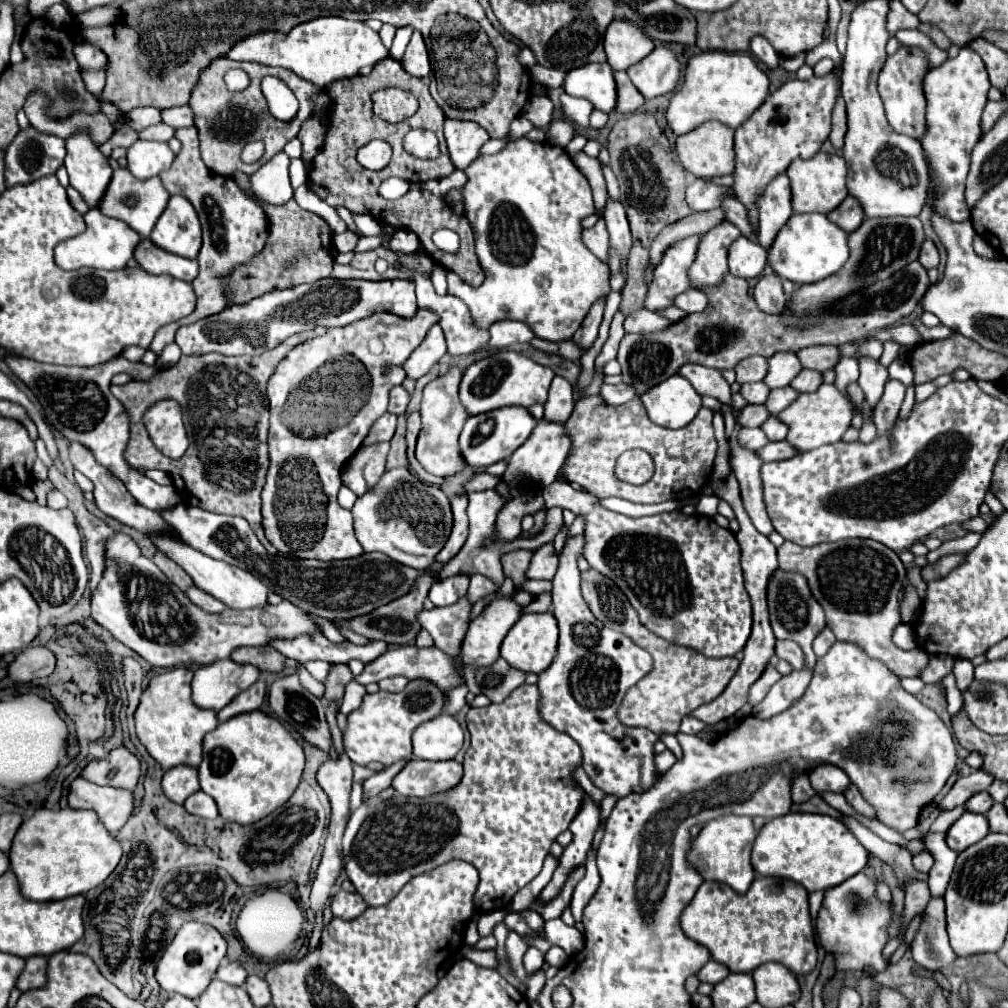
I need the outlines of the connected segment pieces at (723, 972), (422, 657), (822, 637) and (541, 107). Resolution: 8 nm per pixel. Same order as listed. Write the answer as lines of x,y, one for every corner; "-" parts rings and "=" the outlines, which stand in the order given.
710,960
710,962
698,972
700,980
702,980
702,982
710,982
710,984
722,982
728,974
730,974
730,970
728,970
724,964
718,964
718,962
714,962
714,960
=
398,646
398,648
390,648
384,656
380,656
378,660
370,662
364,666
364,672
356,678
360,684
370,684
370,682
380,682
384,678
392,678
392,676
404,676
408,680
416,680
416,678
422,678
422,680
430,680
432,684
438,684
438,688
442,690
450,690
450,688
456,688
458,684
462,684
462,676
456,676
456,670
452,666
452,660
440,652
438,648
426,648
426,650
420,650
416,646
=
824,628
818,634
818,638
814,640
814,652
816,652
816,656
824,656
834,642
836,642
836,636
832,634
832,630
830,628
=
532,96
523,108
522,115
526,116
534,128
546,128
552,120
554,104
548,96

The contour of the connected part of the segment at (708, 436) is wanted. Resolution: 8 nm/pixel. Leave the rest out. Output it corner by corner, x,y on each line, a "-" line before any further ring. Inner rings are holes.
600,396
580,398
574,406
570,420
564,424
566,434
570,438
570,456
564,466
562,478
566,482
576,482
582,490
598,496
598,498
619,497
640,504
658,504
666,500
678,498
696,498
698,486
700,494
708,484
712,464
716,458
716,438
712,428
714,412
710,408
702,408
698,416
680,430
666,430
648,420
644,404
640,398
626,402
624,406
604,404
-
642,448
646,450
656,466
656,472
650,482
642,486
630,486
626,482
616,482
614,464
618,456
626,450

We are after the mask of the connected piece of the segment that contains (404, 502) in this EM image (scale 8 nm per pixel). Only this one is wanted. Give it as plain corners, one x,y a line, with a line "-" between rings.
406,468
386,470
380,482
370,492
366,492
356,500
352,508
352,516
354,516
354,532
364,552
378,550
395,562
408,564
408,567
417,570
426,570
434,563
436,554
440,552
440,548
444,548
444,542
452,530
452,510
450,510
448,496
438,486
420,482

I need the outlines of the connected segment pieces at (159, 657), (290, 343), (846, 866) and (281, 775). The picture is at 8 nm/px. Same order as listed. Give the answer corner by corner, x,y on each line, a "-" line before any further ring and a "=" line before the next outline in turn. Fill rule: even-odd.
114,534
106,540
106,552
104,552
104,574
100,584
96,586
92,594
92,618
110,630
116,640
132,648
138,656
142,656
146,662
158,668
170,668
176,664
212,664
216,660
224,660
230,656
232,650
242,646
268,646
272,638
296,638
300,634
312,634
318,632
318,628
312,622
312,616
308,612
302,612
292,602
284,600
278,606
266,606
266,608
252,608
250,612
234,612
232,608
226,608
220,614
208,614
202,612
196,604
190,604
190,598
176,588
176,584
170,584
170,580
160,572
160,568
142,556
138,544
126,534
=
326,328
294,334
284,344
268,350
260,356
182,356
178,364
162,368
150,382
128,382
124,386
112,386
110,392
126,406
132,416
132,434
126,450
126,460
134,468
158,468
172,476
174,488
182,500
190,506
214,514
234,514
250,522
254,534
270,554
276,548
266,540
260,516
260,492
268,470
268,398
266,382
272,376
278,362
298,344
322,336
-
160,400
176,400
182,406
184,426
188,430
190,446
178,460
164,456
152,442
146,426
146,410
=
788,812
786,816
768,820
762,830
758,832
754,846
752,846
752,866
760,876
782,876
792,878
794,882
802,884
808,892
828,890
832,886
842,884
850,876
858,874
868,864
866,848
856,840
856,836
836,818
824,814
802,814
802,812
=
254,710
238,714
204,736
200,788
214,798
220,816
252,824
280,808
296,790
304,770
304,750
280,720

